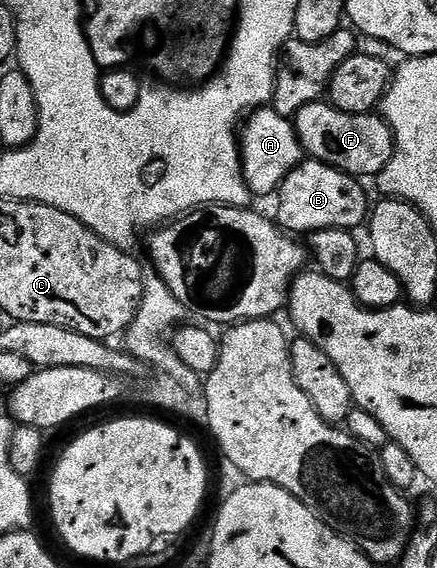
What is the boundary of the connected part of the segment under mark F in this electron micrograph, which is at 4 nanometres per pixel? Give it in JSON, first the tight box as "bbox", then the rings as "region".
{"bbox":[293,101,395,175],"region":[[[320,101],[305,105],[305,109],[293,116],[293,122],[304,152],[312,159],[337,168],[344,175],[380,175],[395,152],[395,138],[390,125],[375,113],[341,113],[341,109],[332,107],[330,102]]]}

